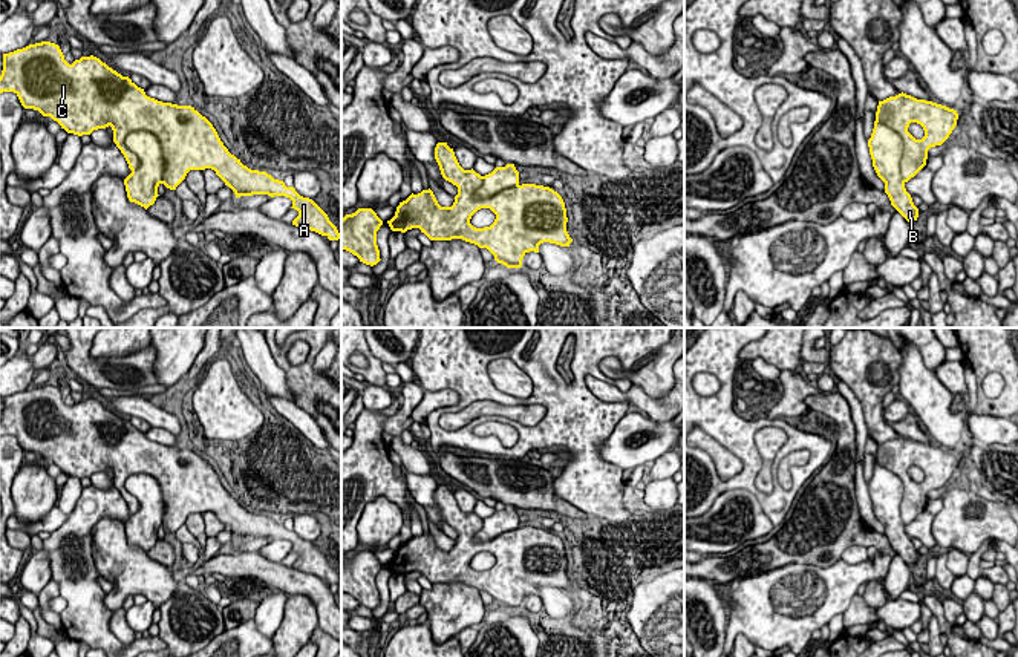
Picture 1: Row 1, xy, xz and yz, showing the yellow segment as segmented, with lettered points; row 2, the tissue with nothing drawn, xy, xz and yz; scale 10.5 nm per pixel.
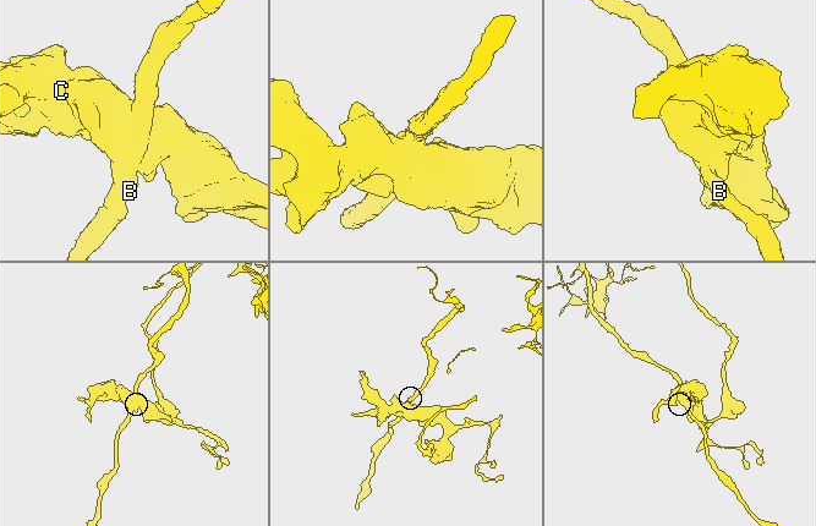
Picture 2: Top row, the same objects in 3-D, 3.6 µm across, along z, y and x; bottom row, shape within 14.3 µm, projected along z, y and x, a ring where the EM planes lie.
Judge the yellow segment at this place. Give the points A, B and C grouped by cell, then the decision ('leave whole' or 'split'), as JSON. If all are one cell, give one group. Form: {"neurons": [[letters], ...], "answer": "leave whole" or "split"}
{"neurons": [["A", "C"], ["B"]], "answer": "split"}

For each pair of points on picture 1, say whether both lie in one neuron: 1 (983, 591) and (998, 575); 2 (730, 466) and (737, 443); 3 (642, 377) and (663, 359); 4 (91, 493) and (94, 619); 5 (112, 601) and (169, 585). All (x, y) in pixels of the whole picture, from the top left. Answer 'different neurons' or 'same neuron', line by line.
1: different neurons
2: different neurons
3: same neuron
4: same neuron
5: same neuron

